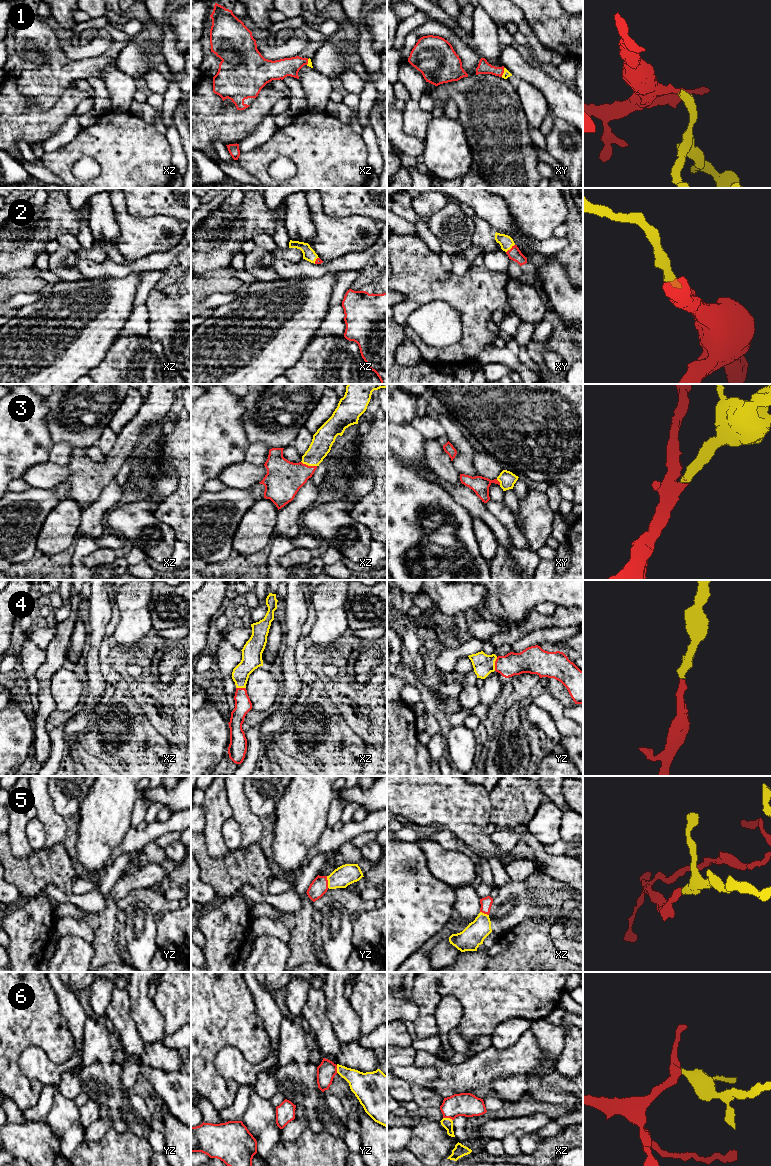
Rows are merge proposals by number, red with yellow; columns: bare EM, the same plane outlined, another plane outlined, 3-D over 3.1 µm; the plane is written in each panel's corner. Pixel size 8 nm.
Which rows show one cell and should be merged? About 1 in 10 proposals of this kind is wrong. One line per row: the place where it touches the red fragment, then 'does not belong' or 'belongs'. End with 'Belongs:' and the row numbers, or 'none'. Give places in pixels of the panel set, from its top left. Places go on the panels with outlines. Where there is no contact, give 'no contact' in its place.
1: xy (503, 72) | belongs
2: xy (511, 248) | belongs
3: xz (309, 466) | belongs
4: yz (495, 664) | belongs
5: yz (327, 882) | belongs
6: xz (448, 1117) | belongs
Belongs: 1, 2, 3, 4, 5, 6

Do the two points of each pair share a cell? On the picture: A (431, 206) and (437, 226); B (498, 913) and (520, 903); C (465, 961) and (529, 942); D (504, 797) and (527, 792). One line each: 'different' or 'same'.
A: different
B: same
C: same
D: same

